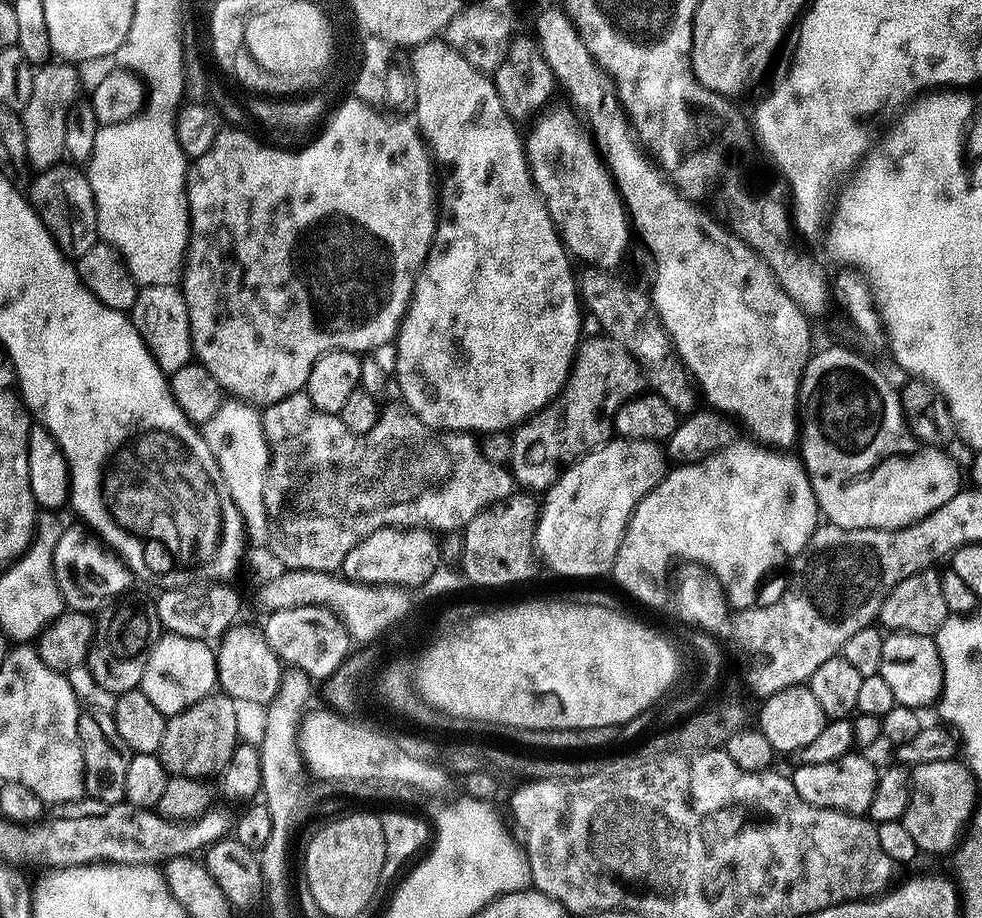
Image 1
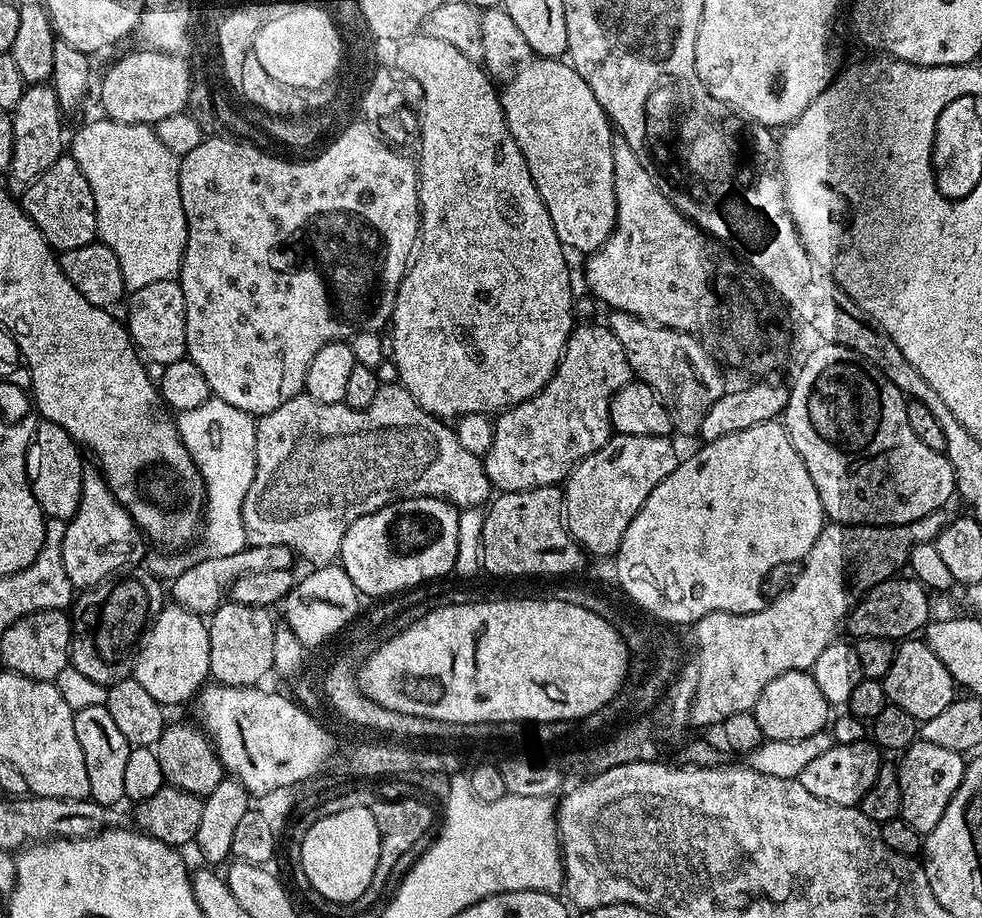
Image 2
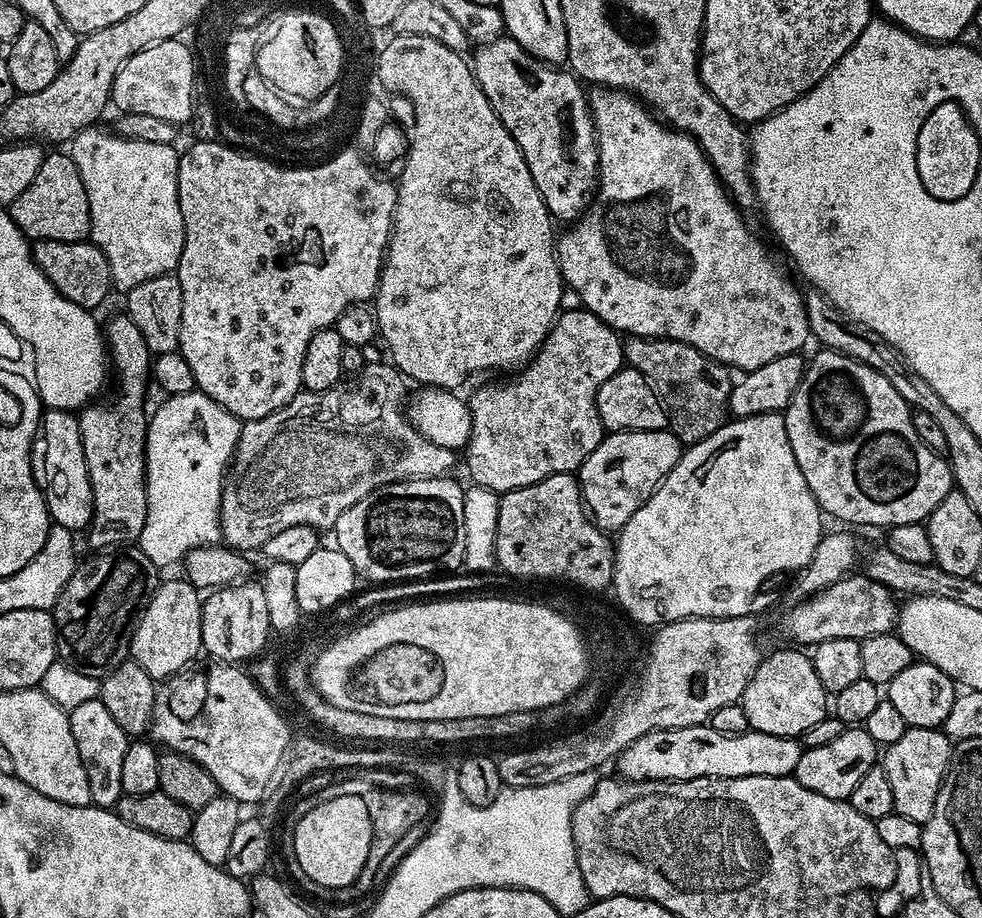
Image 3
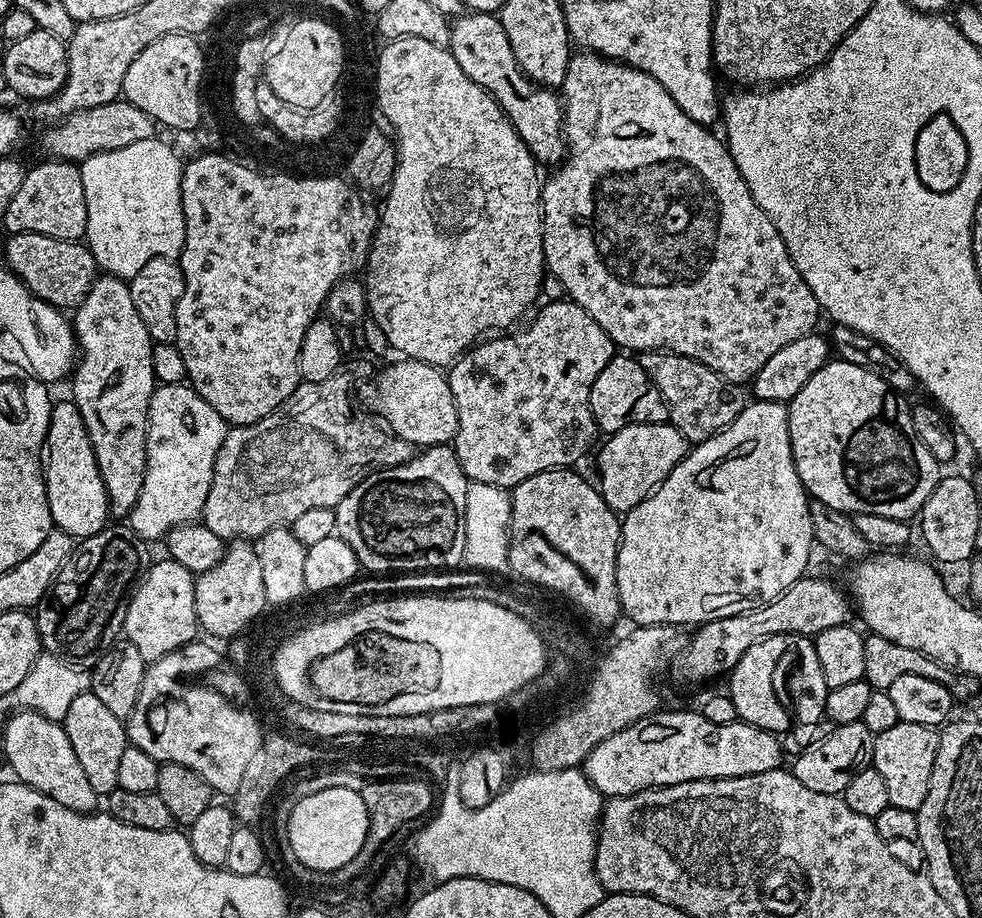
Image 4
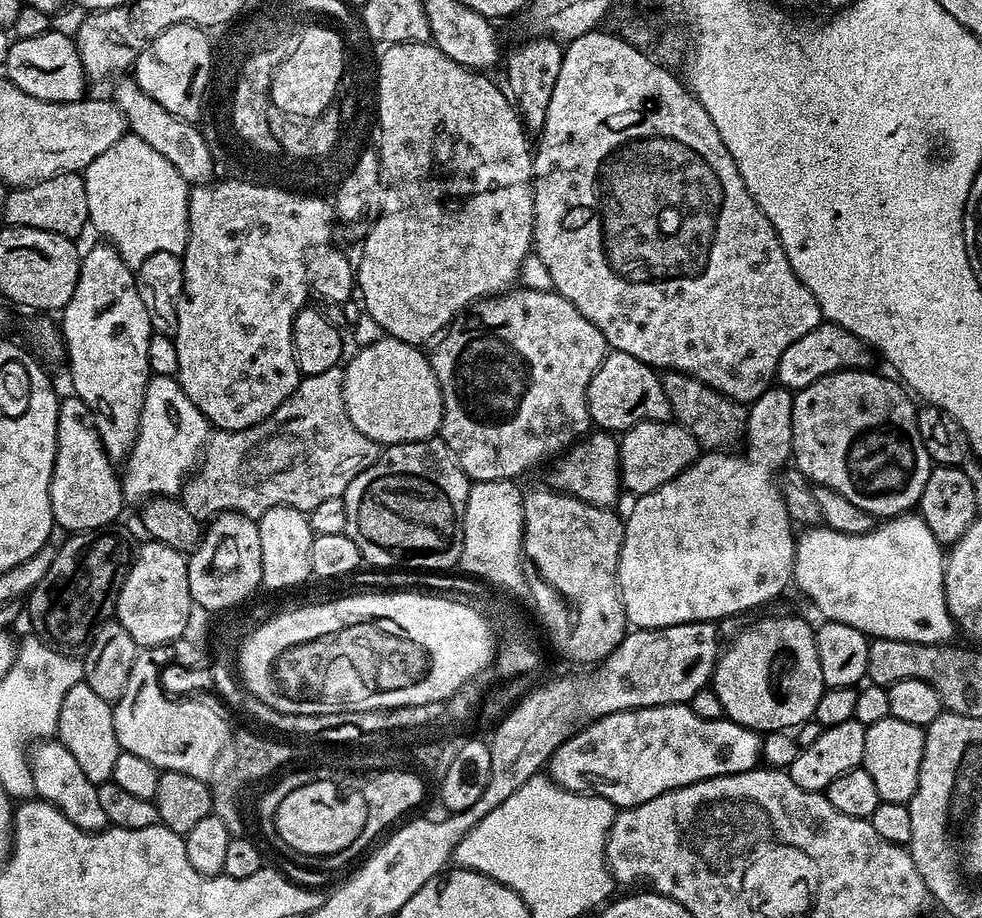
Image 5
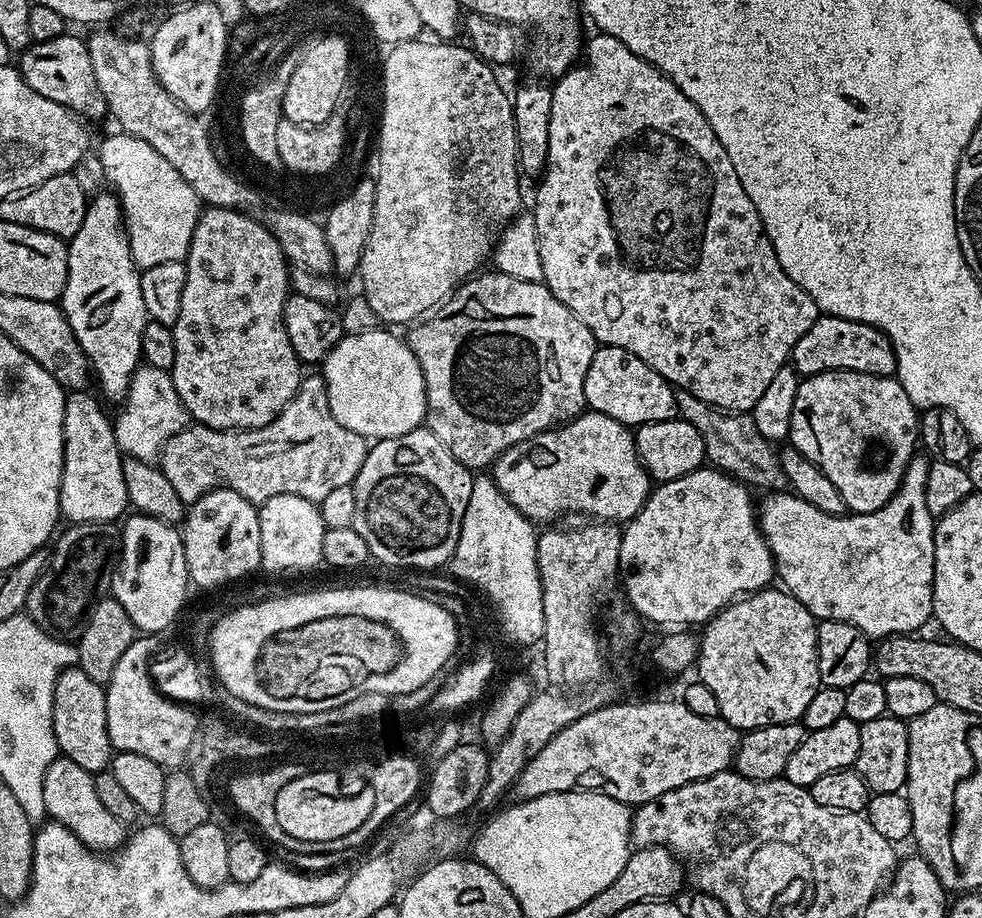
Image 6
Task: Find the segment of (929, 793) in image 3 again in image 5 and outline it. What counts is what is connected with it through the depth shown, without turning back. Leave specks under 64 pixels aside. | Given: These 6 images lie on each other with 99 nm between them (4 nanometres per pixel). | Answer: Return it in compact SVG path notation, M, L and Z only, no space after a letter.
M887 716L882 722L866 727L866 750L862 767L870 774L878 790L881 802L907 804L918 790L918 770L922 766L924 728L914 722L902 722L902 718Z

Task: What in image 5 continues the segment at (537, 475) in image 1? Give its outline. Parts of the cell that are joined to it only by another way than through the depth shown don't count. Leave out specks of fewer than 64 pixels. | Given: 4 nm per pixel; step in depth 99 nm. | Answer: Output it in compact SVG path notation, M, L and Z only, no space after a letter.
M516 286L501 295L478 300L463 313L462 318L457 319L435 341L435 344L436 349L430 352L430 359L444 399L444 417L440 423L439 435L442 437L444 445L456 457L462 471L468 475L469 481L516 480L535 460L540 460L543 456L552 456L555 452L563 453L589 435L590 429L593 427L592 419L588 413L590 378L594 378L609 347L603 334L598 330L598 326L594 326L594 322L587 320L569 300L559 296L555 290L539 292L523 286Z

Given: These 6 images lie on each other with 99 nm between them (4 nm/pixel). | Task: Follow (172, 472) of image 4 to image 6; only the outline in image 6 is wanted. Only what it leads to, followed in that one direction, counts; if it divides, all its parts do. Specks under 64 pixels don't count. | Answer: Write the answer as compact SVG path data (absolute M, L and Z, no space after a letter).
M141 363L134 370L128 392L119 408L120 413L114 416L116 441L125 457L133 456L139 460L155 461L163 450L164 443L190 423L182 398L178 398L178 390L174 390L172 373L158 370L146 363Z

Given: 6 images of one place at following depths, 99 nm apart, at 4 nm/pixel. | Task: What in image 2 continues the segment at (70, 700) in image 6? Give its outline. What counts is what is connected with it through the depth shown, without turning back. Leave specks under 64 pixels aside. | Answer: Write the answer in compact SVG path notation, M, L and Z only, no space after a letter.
M103 704L75 709L72 717L74 734L78 734L78 746L82 746L82 758L86 762L86 778L90 778L90 799L103 808L116 808L126 794L124 772L133 745L122 738L122 730L118 730L114 718L110 718L110 710Z

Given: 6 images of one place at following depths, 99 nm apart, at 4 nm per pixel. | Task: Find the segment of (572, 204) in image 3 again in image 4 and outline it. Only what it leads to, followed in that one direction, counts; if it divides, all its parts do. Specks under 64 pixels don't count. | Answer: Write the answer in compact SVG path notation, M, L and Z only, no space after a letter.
M472 10L463 16L455 17L450 24L447 49L458 62L458 66L462 66L462 70L466 70L470 79L478 82L478 86L482 86L482 90L486 90L498 102L498 106L508 116L508 121L512 123L514 130L522 138L522 142L532 152L537 165L552 164L551 166L556 166L565 159L564 105L561 97L553 89L529 80L528 75L518 66L518 62L514 58L514 50L510 50L510 38L506 38L506 30L502 30L499 15Z

